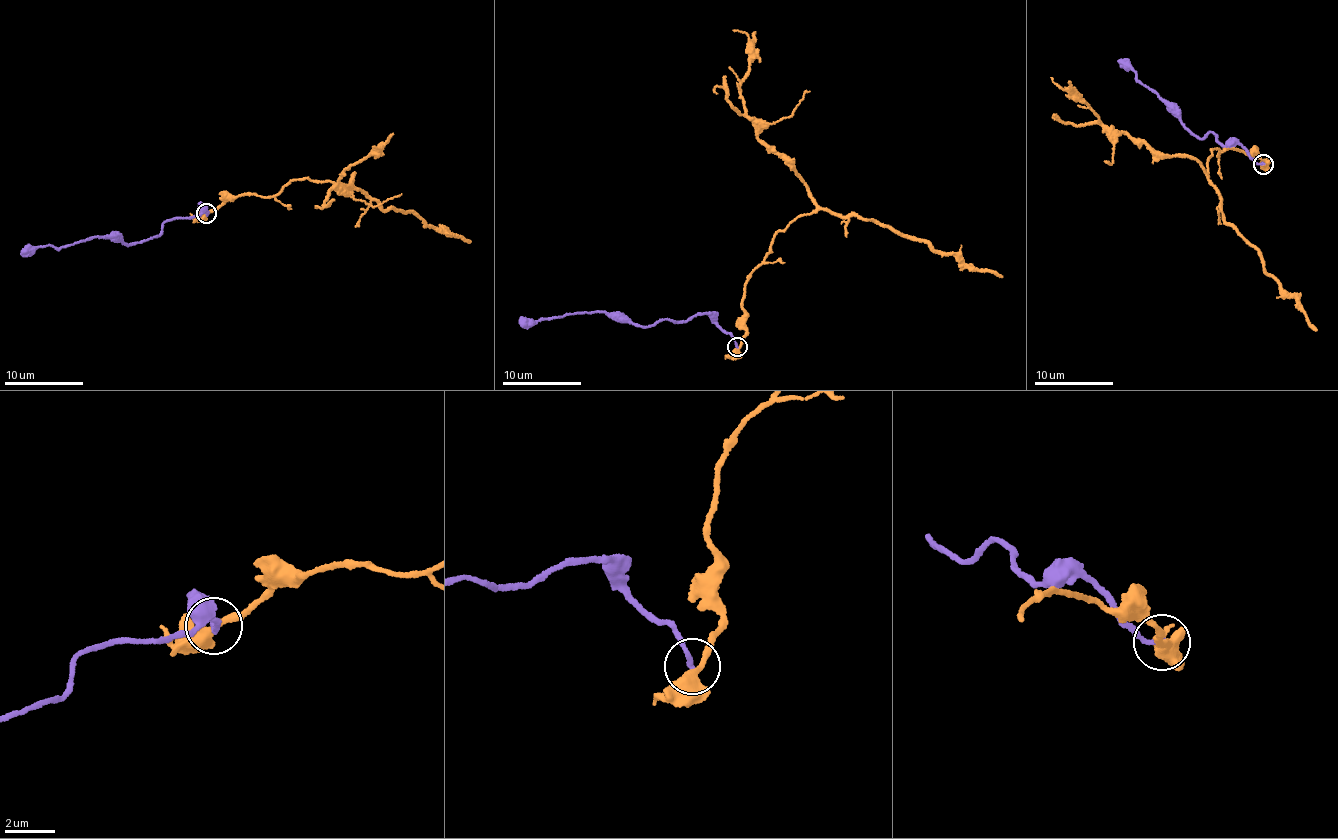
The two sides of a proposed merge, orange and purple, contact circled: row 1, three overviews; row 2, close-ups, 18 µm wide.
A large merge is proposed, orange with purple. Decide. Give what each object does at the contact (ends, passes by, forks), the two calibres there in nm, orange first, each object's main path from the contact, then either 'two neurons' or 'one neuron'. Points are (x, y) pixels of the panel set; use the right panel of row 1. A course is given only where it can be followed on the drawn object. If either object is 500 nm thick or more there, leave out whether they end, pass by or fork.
orange passes by | purple ends | 320/200 nm | orange via (1263, 164), (1212, 149), (1206, 173), (1195, 159), (1156, 155), (1112, 132), (1051, 77) | purple via (1263, 164), (1239, 144), (1224, 145), (1211, 131), (1201, 139), (1194, 136), (1157, 93), (1117, 60) | two neurons

